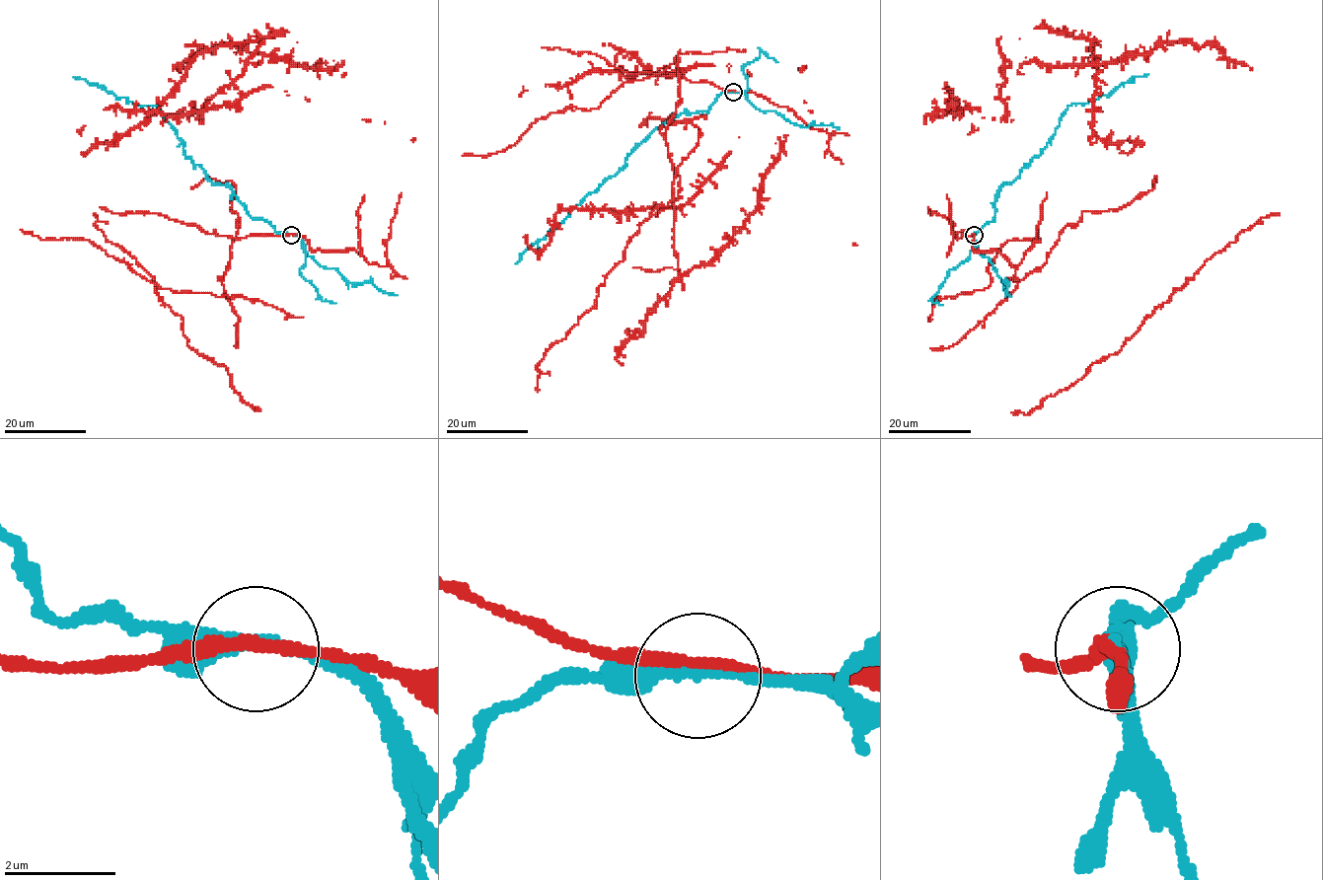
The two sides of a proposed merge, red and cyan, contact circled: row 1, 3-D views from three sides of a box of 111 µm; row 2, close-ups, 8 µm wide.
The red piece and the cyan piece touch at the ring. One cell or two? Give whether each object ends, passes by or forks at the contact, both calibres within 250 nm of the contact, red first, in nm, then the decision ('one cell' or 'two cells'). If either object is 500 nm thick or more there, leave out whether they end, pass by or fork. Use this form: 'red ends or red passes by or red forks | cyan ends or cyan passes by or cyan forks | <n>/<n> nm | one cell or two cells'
red passes by | cyan passes by | 240/240 nm | two cells

